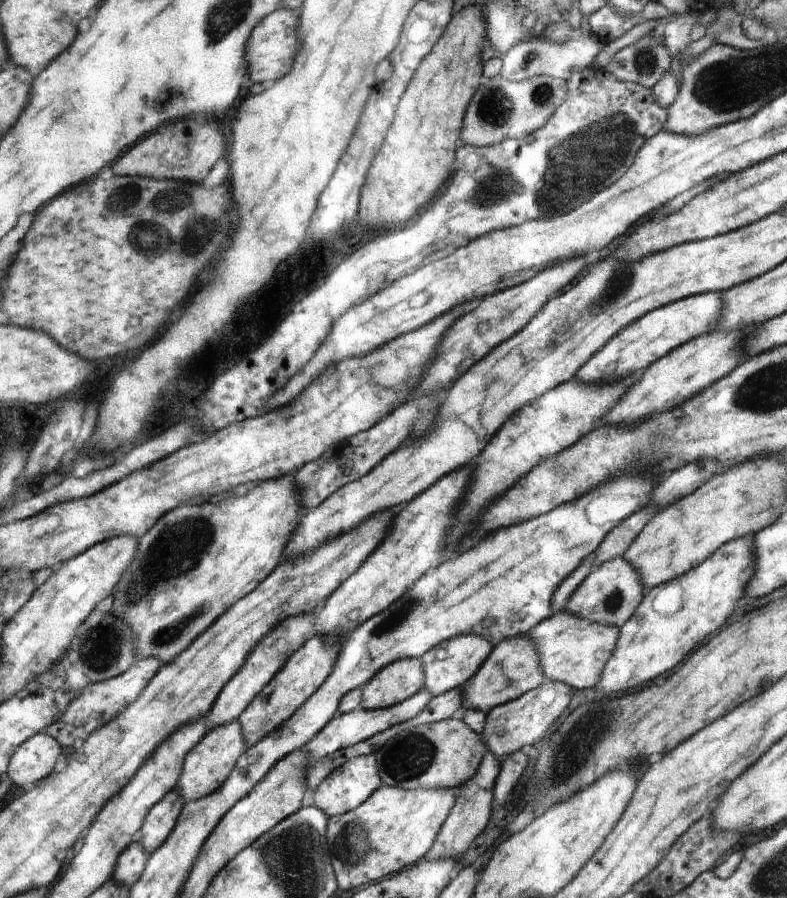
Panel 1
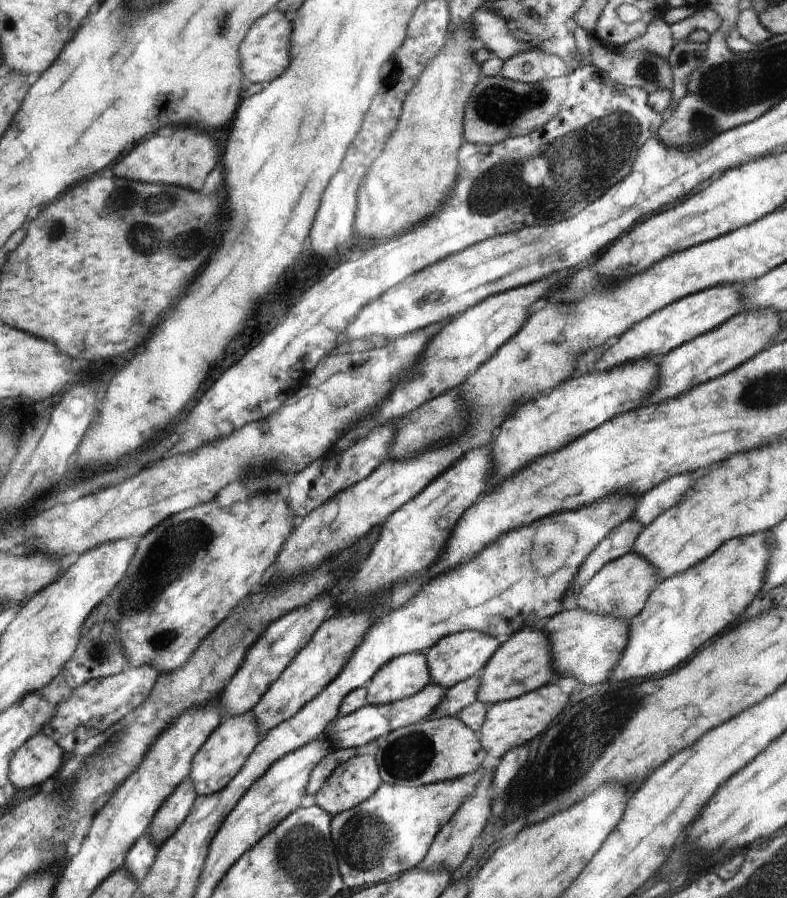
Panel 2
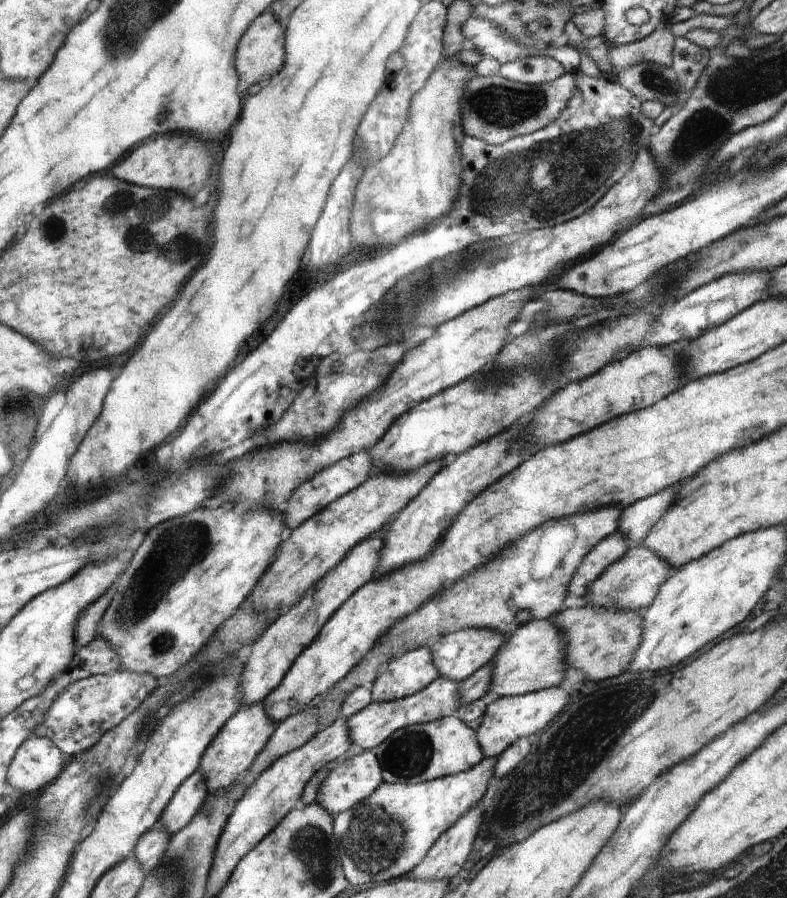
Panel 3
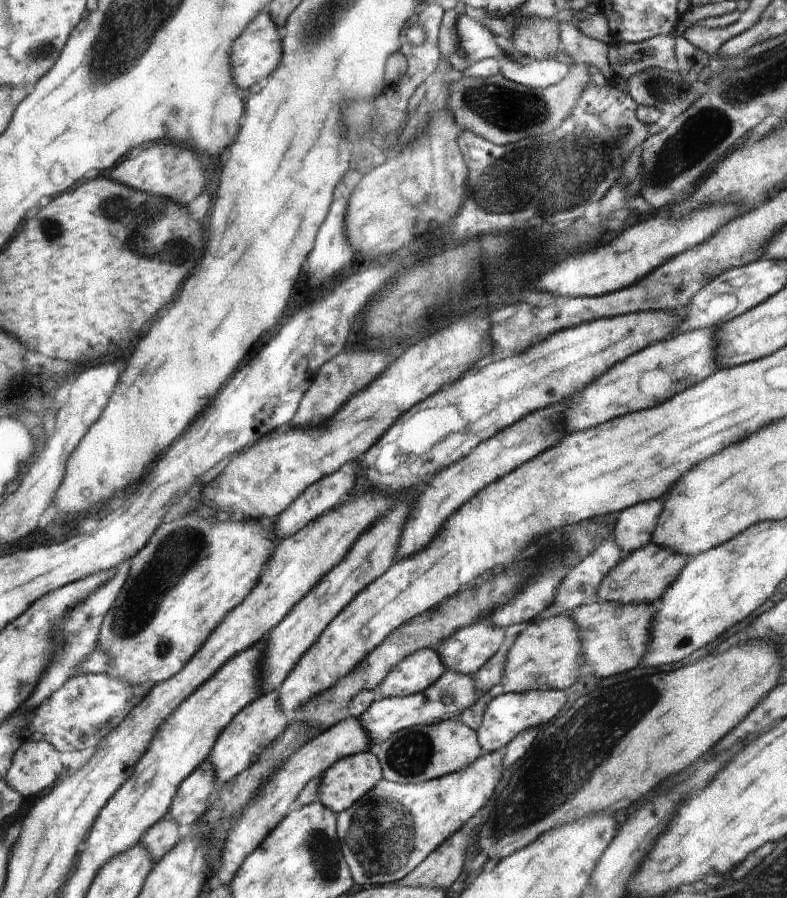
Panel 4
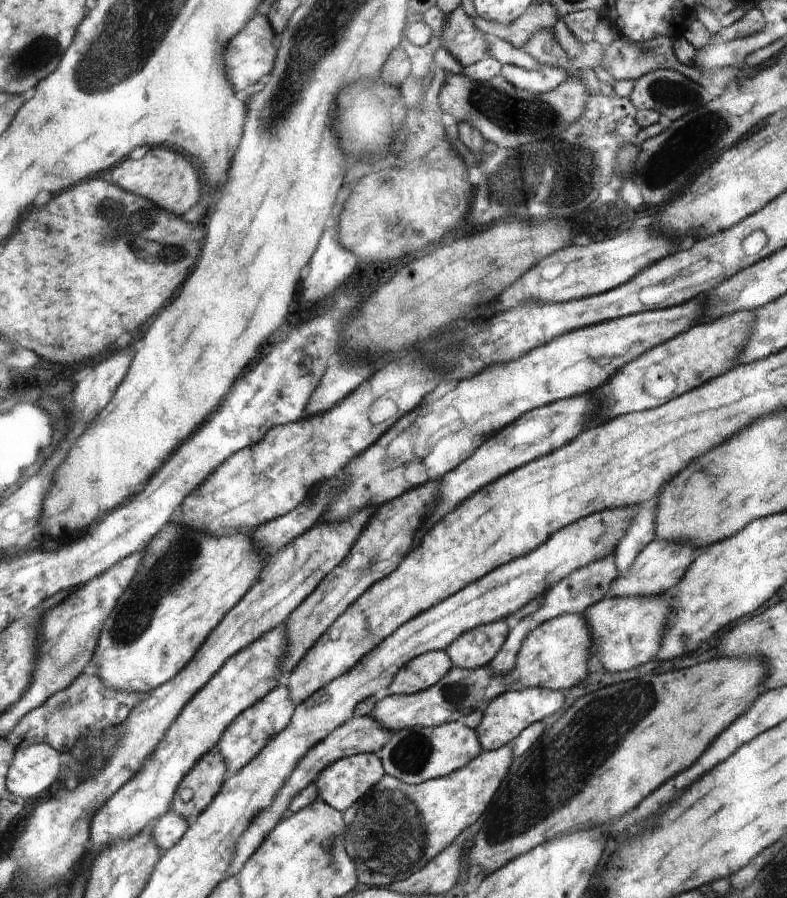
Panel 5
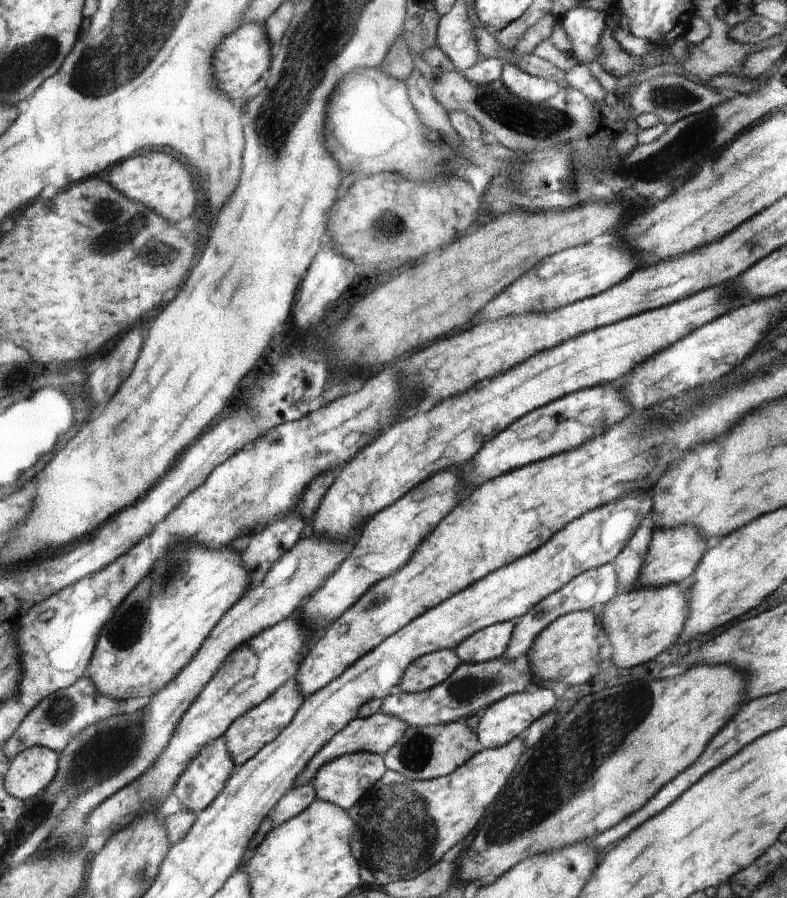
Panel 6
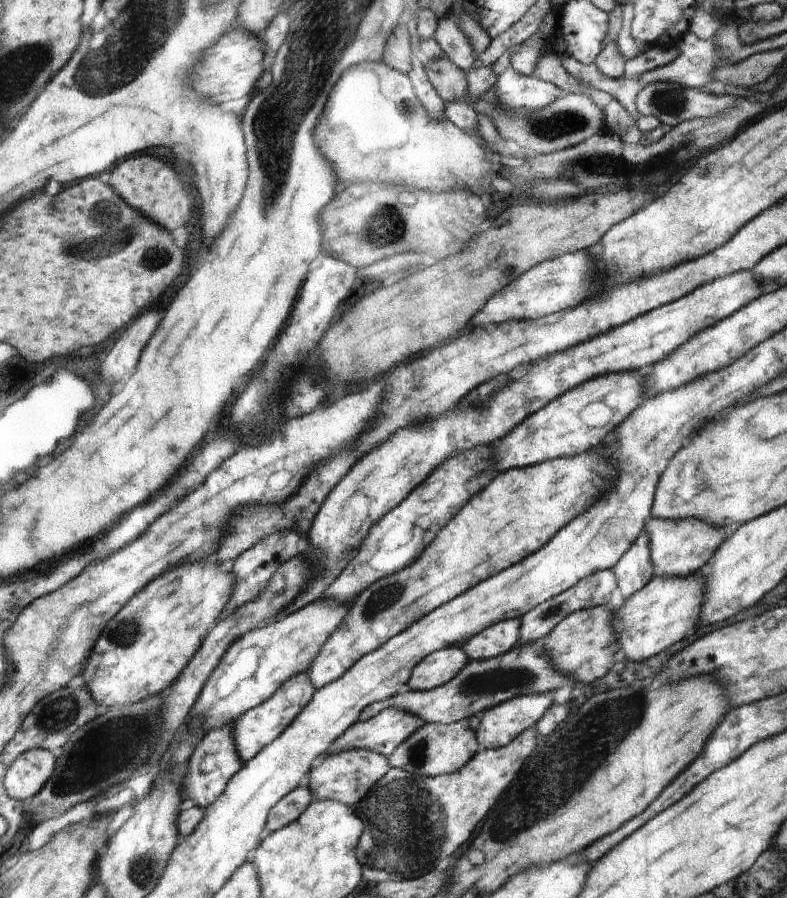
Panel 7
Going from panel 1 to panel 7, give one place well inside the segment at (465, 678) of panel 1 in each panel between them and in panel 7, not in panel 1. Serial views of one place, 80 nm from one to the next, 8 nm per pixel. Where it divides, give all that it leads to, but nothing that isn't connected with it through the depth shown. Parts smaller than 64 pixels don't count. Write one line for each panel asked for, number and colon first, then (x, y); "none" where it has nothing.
2: (459, 656)
3: (459, 653)
4: (465, 652)
5: (476, 648)
6: (488, 644)
7: (501, 638)

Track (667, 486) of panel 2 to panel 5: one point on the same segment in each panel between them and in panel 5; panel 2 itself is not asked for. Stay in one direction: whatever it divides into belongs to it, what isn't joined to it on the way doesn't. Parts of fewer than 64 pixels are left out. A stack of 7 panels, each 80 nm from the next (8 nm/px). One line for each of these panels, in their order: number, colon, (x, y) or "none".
3: (637, 520)
4: (634, 526)
5: (641, 531)

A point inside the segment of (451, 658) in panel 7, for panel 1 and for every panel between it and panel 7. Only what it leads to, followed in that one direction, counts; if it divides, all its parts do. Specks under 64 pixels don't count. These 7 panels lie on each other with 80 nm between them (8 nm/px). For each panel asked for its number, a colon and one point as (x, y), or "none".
1: (402, 679)
2: (408, 674)
3: (407, 674)
4: (419, 671)
5: (426, 670)
6: (427, 672)

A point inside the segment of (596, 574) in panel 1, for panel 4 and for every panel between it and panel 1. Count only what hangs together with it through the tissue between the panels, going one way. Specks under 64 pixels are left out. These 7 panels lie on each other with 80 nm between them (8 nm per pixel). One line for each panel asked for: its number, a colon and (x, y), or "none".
2: (623, 587)
3: (632, 583)
4: (643, 576)

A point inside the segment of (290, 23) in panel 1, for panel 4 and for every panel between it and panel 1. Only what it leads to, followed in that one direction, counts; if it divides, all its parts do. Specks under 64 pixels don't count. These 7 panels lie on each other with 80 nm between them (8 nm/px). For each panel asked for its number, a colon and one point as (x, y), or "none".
2: (264, 60)
3: (262, 53)
4: (258, 53)

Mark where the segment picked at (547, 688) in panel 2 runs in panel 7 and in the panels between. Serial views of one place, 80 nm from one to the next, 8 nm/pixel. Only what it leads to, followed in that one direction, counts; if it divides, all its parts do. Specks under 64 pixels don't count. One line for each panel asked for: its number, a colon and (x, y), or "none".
3: (507, 719)
4: (505, 716)
5: (506, 716)
6: (504, 721)
7: (499, 726)

